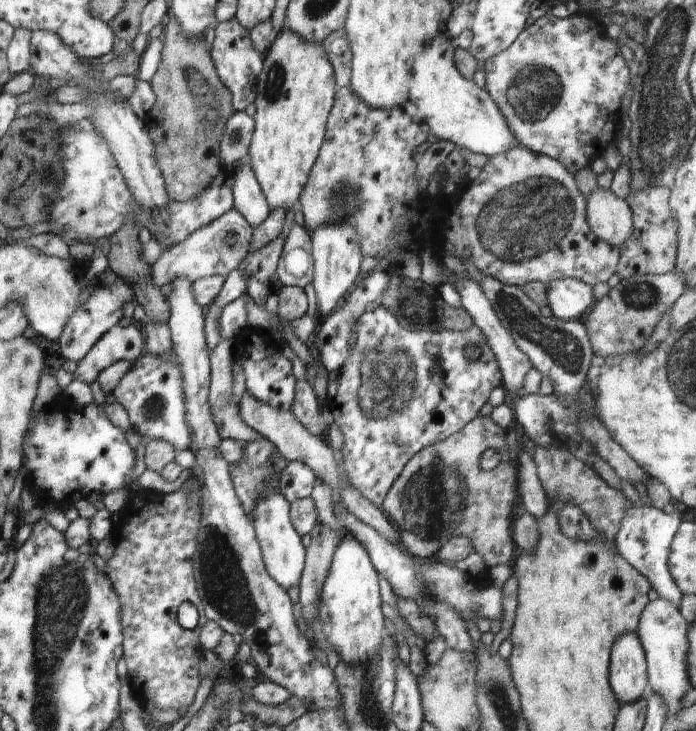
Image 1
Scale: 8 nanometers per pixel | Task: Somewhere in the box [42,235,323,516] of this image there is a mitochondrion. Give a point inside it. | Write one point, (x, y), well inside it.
(153, 409)

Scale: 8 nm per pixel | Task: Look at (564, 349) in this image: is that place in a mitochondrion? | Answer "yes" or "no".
yes

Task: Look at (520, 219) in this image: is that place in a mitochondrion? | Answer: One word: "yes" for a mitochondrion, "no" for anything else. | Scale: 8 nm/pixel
yes

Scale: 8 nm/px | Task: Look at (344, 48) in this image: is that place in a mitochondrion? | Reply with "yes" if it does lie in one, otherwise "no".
no

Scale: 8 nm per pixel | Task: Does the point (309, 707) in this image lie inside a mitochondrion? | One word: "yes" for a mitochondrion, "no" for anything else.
no

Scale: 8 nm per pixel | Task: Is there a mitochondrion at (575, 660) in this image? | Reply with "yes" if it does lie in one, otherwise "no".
no

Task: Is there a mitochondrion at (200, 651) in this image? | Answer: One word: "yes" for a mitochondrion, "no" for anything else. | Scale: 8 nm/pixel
no

